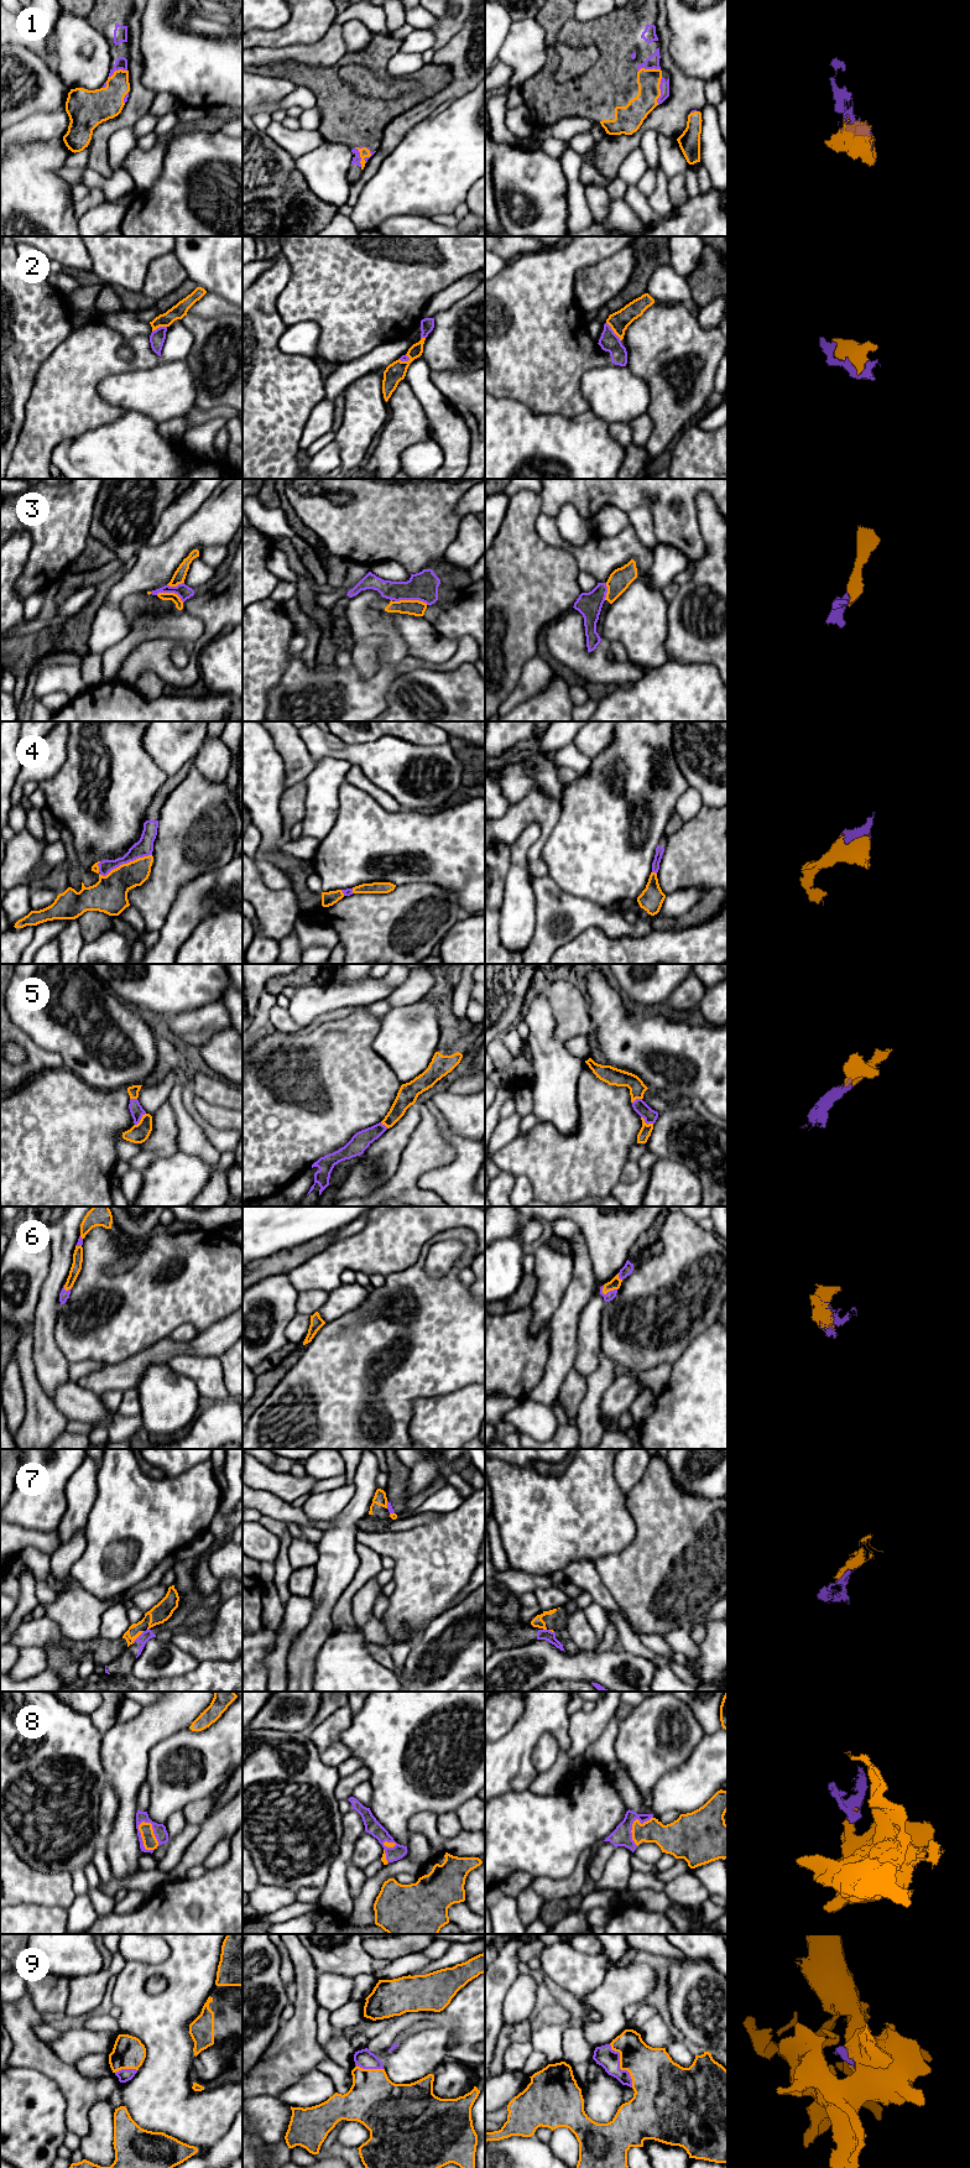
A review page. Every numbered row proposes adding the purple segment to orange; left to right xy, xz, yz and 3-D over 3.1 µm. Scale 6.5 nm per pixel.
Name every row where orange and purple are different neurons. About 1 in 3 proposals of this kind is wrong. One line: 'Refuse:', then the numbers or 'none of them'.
Refuse: 3, 7

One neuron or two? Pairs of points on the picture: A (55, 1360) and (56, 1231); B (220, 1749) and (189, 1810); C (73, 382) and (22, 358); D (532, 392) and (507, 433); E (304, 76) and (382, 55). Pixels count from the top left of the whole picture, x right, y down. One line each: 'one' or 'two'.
A: one
B: two
C: two
D: two
E: one

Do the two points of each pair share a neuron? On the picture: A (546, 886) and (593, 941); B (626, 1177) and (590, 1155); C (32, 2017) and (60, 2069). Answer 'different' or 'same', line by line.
A: different
B: different
C: same

